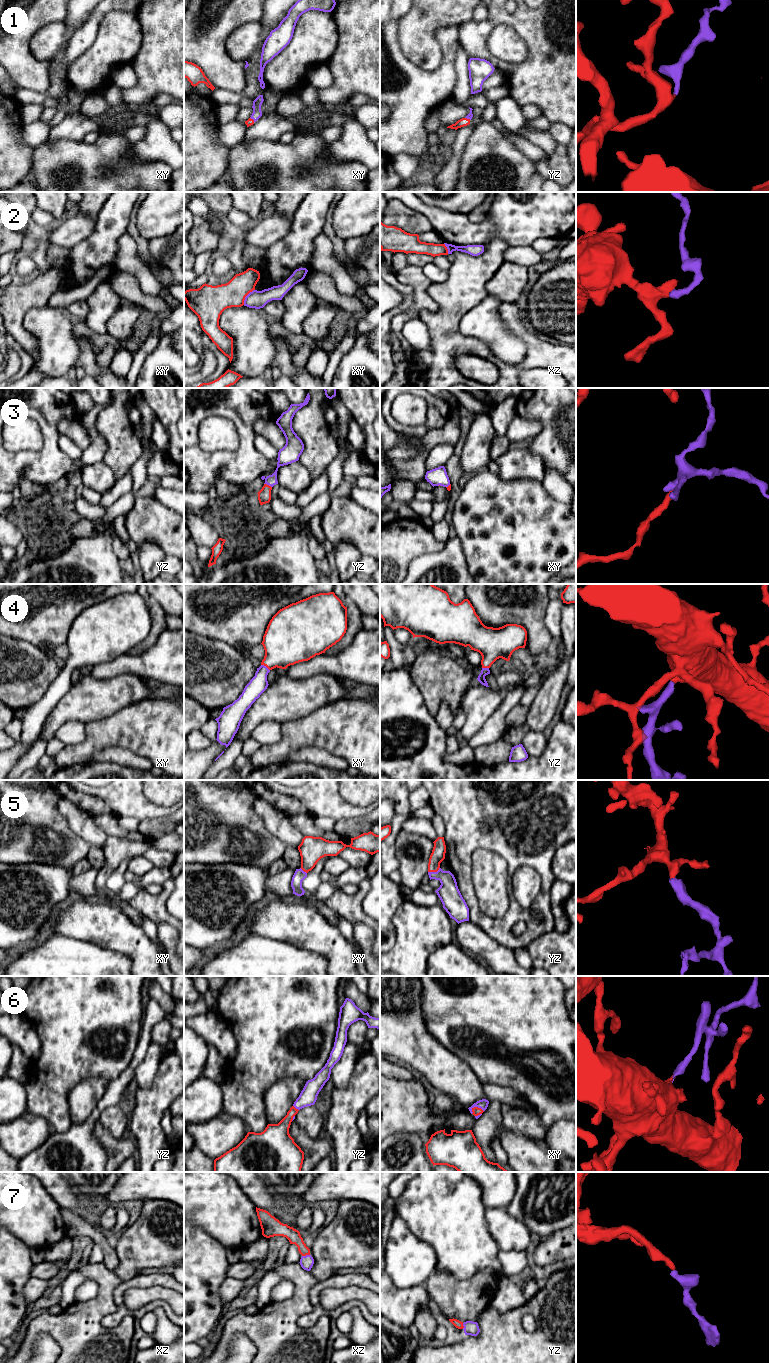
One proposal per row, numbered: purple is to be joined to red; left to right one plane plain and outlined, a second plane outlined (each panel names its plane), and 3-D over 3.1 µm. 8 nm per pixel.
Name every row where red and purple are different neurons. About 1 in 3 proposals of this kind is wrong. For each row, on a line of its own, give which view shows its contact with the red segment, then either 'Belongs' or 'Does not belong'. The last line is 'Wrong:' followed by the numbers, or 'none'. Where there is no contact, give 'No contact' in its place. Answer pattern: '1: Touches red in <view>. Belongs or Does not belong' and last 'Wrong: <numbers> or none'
1: Touches red in xy. Belongs
2: Touches red in xy. Does not belong
3: Touches red in yz. Belongs
4: Touches red in xy. Belongs
5: Touches red in yz. Belongs
6: Touches red in xy. Belongs
7: Touches red in xz. Belongs
Wrong: 2

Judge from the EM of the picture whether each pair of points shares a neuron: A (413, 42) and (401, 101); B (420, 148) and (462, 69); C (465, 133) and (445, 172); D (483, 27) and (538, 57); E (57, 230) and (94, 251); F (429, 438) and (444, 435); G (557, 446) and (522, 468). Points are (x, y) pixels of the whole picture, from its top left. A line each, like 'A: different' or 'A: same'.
A: different
B: different
C: same
D: same
E: different
F: same
G: different

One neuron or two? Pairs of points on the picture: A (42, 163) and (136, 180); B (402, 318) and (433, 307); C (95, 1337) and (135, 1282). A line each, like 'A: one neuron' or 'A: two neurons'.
A: one neuron
B: one neuron
C: two neurons

